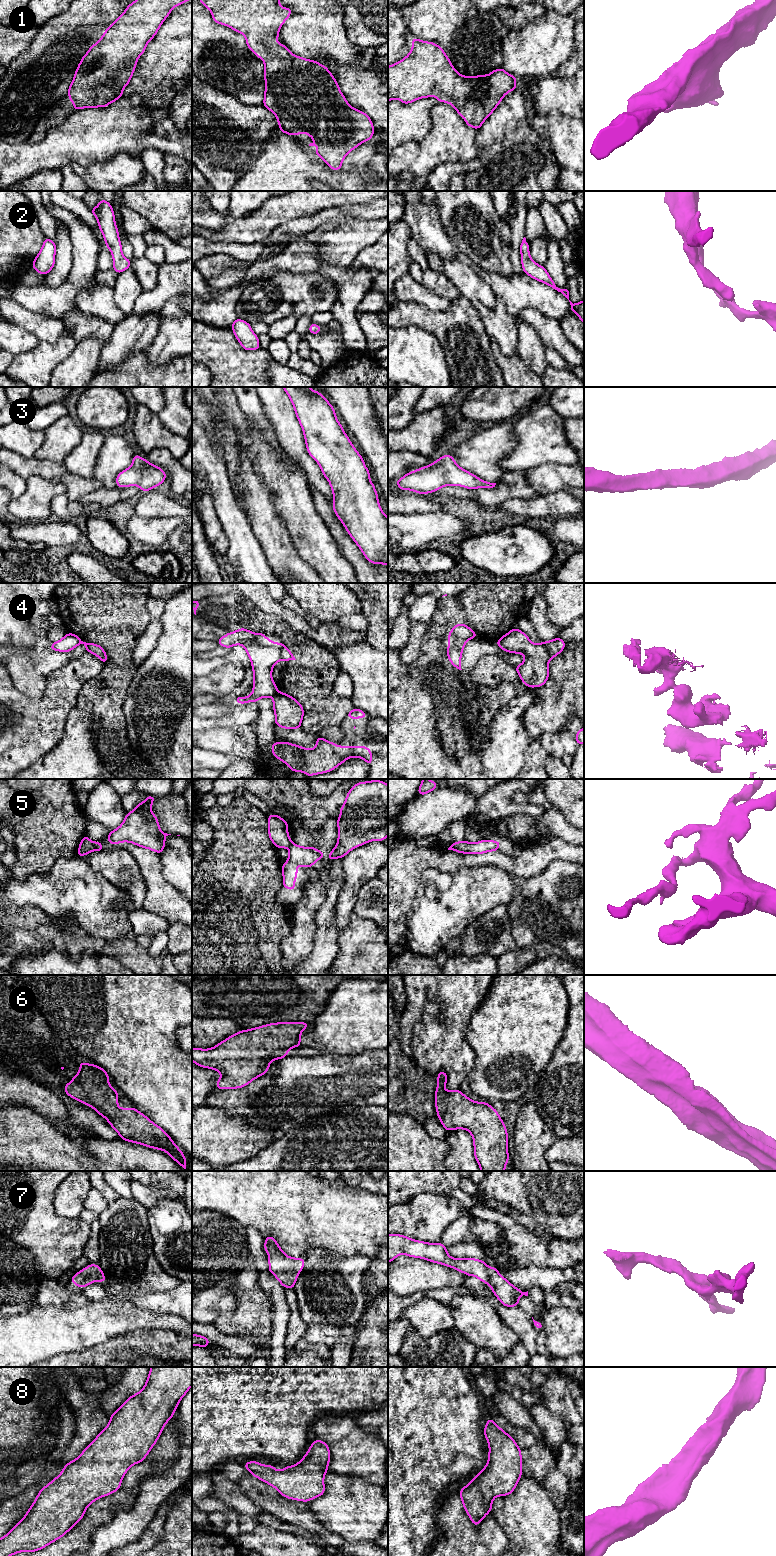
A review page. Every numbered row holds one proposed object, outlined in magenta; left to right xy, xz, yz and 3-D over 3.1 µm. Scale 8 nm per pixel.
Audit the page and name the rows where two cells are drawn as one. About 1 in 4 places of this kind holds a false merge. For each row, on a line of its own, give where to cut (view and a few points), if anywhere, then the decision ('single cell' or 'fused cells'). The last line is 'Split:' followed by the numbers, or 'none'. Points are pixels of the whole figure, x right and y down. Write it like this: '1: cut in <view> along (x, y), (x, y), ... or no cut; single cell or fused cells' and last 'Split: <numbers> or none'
1: no cut; single cell
2: no cut; single cell
3: no cut; single cell
4: cut in xz along (277, 690), (273, 697); fused cells
5: cut in xy along (93, 842), (95, 849); fused cells
6: no cut; single cell
7: no cut; single cell
8: no cut; single cell
Split: 4, 5

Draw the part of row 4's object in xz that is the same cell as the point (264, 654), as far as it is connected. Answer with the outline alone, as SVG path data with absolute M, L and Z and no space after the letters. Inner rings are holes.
M243 626L239 630L227 633L216 642L225 648L243 645L251 660L254 676L253 691L250 696L236 696L238 704L257 702L264 697L274 697L278 691L272 680L274 665L280 660L296 660L284 643L272 642L264 633L255 634Z

